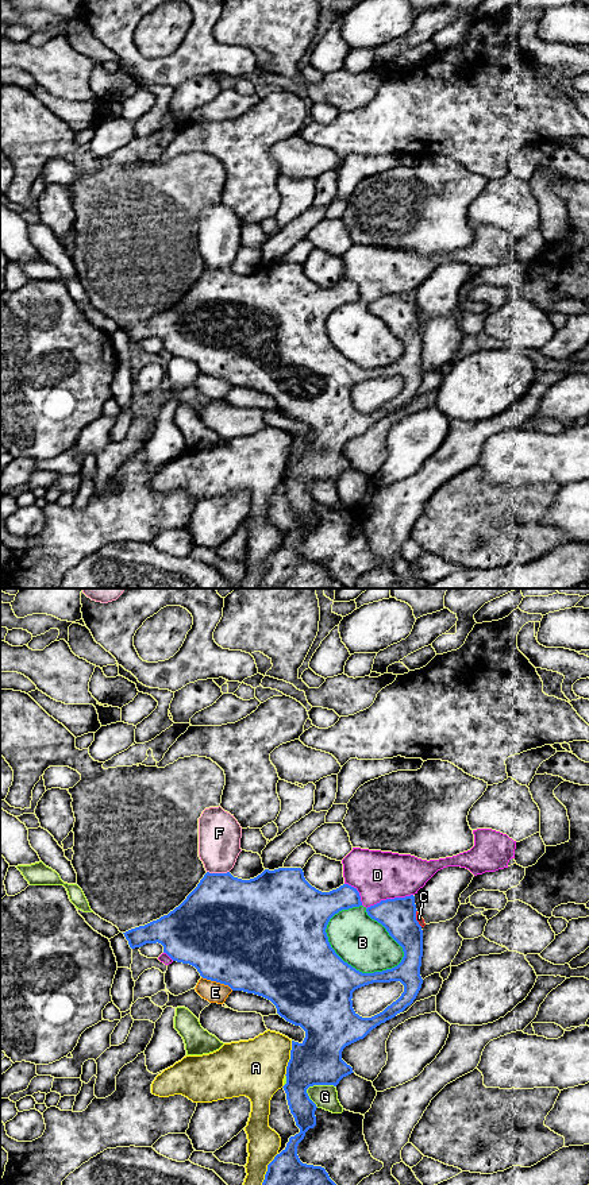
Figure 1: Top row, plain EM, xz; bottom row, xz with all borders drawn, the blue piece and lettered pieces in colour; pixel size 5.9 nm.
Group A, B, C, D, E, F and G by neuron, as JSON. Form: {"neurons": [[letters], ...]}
{"neurons": [["A"], ["B", "D"], ["C"], ["E"], ["F"], ["G"]]}

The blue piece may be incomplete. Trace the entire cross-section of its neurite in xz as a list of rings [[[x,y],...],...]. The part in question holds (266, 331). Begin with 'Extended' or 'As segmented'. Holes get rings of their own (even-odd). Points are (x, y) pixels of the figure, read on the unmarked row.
As segmented. [[[301,263],[265,265],[250,275],[234,273],[230,267],[207,267],[186,294],[168,310],[123,328],[131,344],[158,337],[163,341],[163,348],[173,356],[195,362],[203,374],[228,381],[232,386],[243,386],[270,395],[281,413],[305,426],[301,439],[292,436],[290,455],[285,470],[286,479],[282,482],[300,528],[290,532],[286,543],[267,560],[261,582],[262,588],[344,588],[330,574],[324,563],[303,559],[297,551],[297,541],[305,528],[316,521],[315,506],[317,502],[309,494],[307,485],[313,480],[336,482],[343,472],[354,468],[353,463],[342,455],[343,444],[363,435],[373,424],[403,408],[413,398],[421,383],[423,325],[416,316],[415,292],[386,294],[366,304],[367,310],[381,319],[404,347],[397,362],[382,367],[362,368],[357,366],[344,358],[328,337],[326,324],[330,314],[342,305],[359,301],[362,297],[357,283],[343,279],[330,287],[322,287],[305,275]],[[390,377],[400,377],[404,381],[404,387],[396,397],[372,413],[362,413],[354,406],[351,394],[355,385],[373,378]]]

